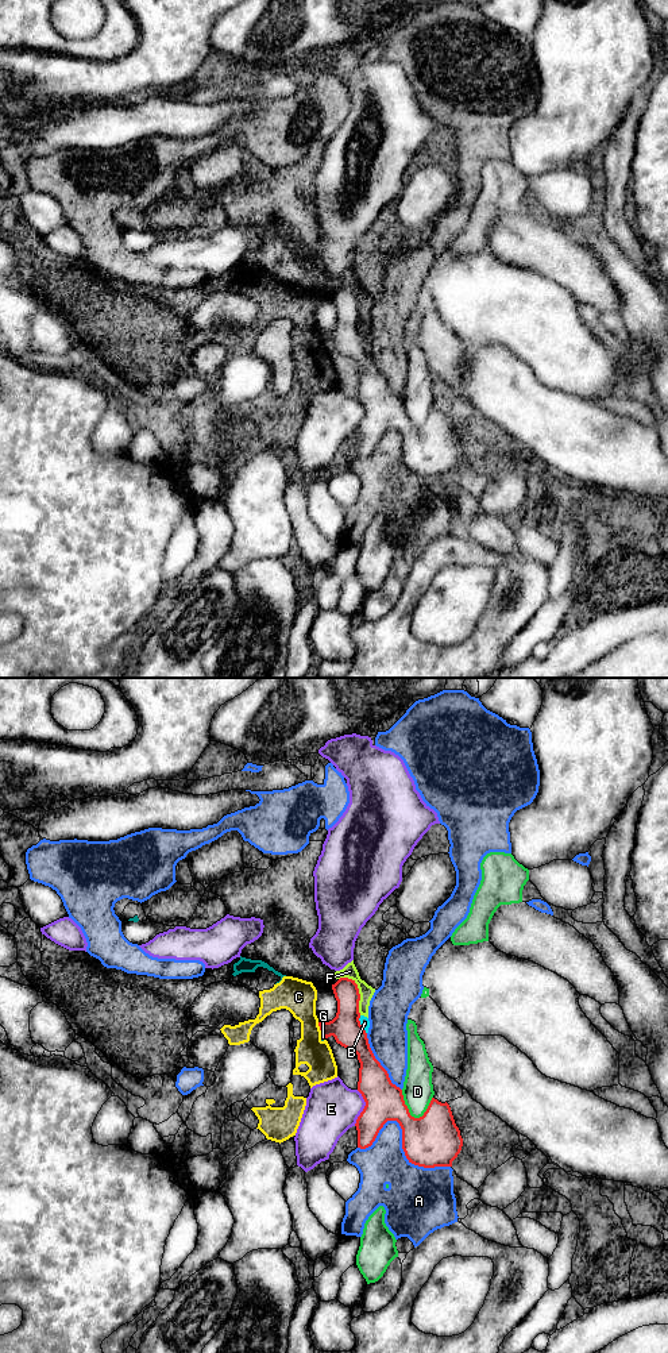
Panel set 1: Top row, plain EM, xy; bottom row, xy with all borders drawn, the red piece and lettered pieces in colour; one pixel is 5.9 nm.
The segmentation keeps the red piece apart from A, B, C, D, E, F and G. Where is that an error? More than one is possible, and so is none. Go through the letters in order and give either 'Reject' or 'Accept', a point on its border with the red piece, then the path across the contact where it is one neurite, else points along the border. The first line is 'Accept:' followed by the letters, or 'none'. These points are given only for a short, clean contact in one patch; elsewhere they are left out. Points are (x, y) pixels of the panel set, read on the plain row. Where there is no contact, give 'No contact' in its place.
Accept: none
A: Reject. Touches red at xy (402, 447)
B: Reject. Touches red at xy (360, 334)
C: Reject. Touches red at xy (320, 336)
D: Reject. Touches red at xy (406, 416)
E: Reject. Touches red at xy (365, 416)
F: Reject. Touches red at xy (358, 300). Boundary: xy (340, 285), (347, 285), (356, 293), (360, 323)
G: Reject. Touches red at xy (324, 345). Boundary: xy (321, 342), (325, 346)

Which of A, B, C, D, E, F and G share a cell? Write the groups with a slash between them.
A / B F / C G / D / E

